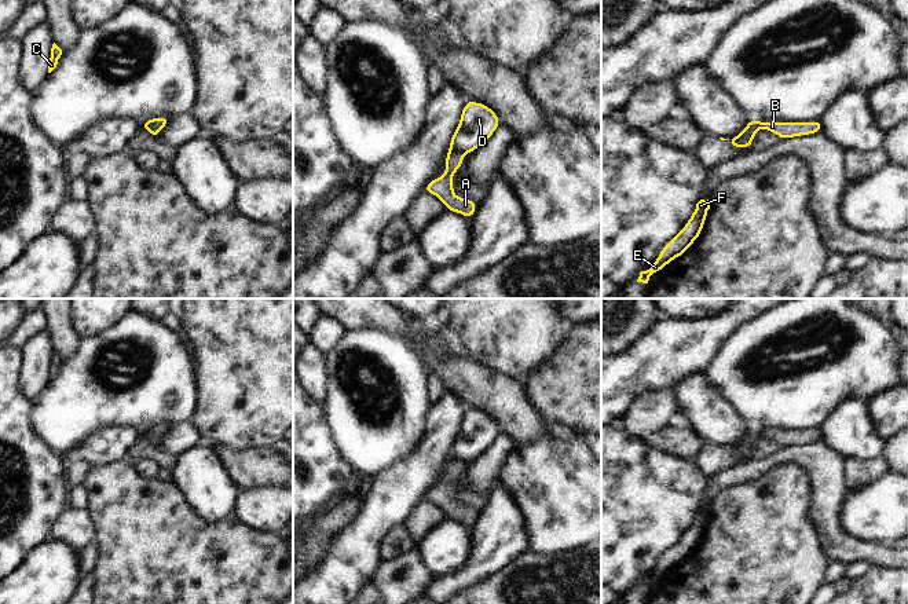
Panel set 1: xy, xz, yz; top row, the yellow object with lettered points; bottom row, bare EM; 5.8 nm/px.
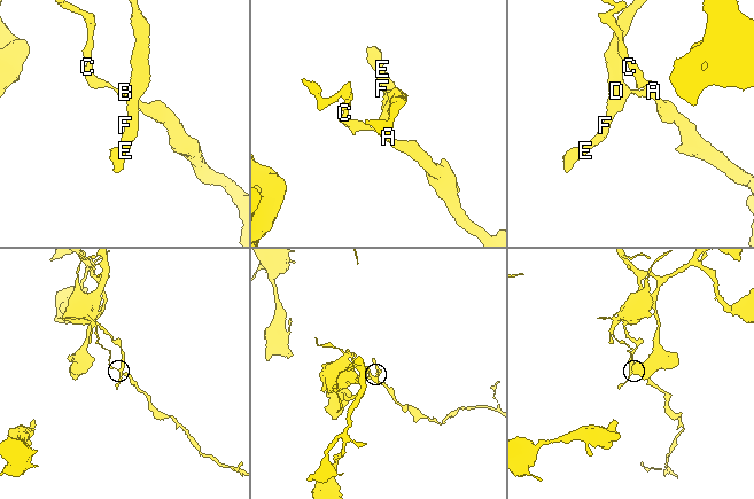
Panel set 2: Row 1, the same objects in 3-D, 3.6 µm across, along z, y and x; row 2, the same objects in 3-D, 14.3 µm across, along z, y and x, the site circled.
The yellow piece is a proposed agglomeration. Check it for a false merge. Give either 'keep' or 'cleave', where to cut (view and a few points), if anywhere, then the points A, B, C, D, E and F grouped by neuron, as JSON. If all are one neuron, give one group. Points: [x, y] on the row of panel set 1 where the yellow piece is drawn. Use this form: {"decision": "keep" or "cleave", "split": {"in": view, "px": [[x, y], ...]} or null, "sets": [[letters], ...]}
{"decision": "cleave", "split": {"in": "xz", "px": [[450, 147], [464, 153]]}, "sets": [["A", "B", "C"], ["D", "E", "F"]]}

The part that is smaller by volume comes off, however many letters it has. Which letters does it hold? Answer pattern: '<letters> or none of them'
A, B, C

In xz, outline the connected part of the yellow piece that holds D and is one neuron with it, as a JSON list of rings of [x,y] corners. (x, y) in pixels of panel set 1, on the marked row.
[[[466,100],[460,124],[450,139],[450,149],[473,153],[493,136],[501,121],[494,110],[480,102]]]

